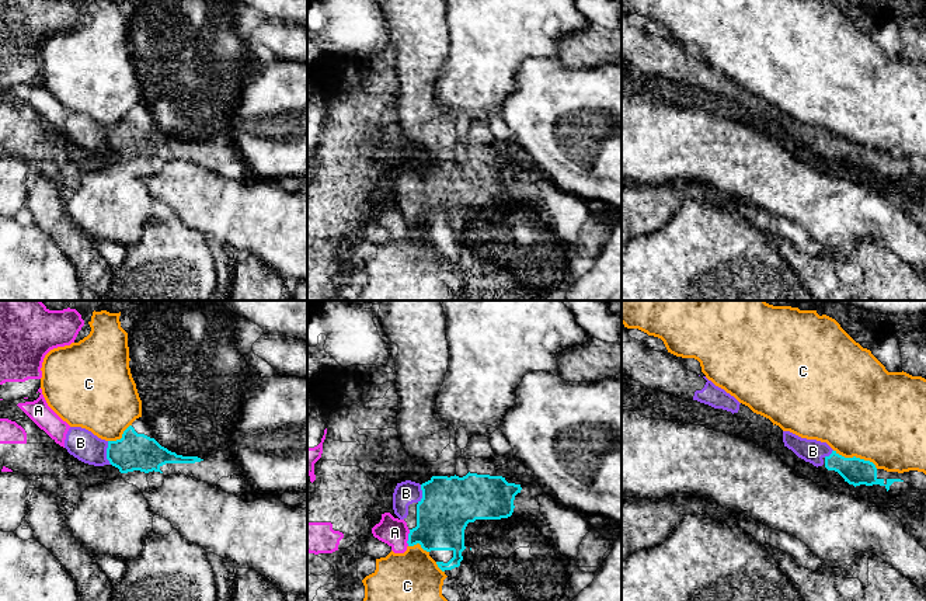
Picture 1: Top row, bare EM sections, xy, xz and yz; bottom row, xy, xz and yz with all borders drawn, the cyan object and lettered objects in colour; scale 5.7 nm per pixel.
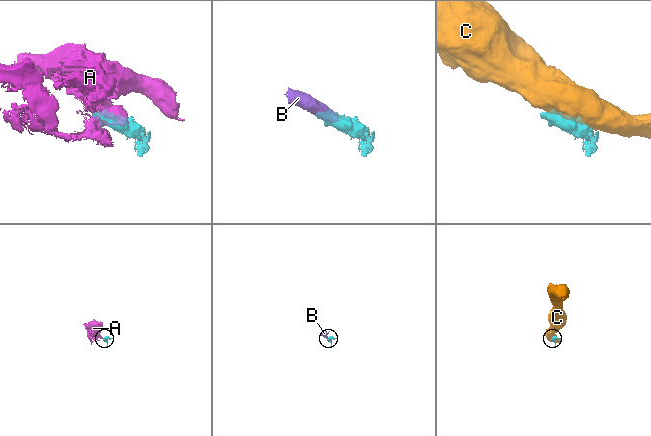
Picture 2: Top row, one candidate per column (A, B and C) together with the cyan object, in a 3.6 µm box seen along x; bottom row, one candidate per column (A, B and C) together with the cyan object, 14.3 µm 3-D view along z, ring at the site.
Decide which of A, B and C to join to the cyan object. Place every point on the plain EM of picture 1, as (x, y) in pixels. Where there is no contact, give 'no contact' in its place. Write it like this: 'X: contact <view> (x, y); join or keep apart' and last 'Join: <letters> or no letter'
A: contact xz (408, 223); keep apart
B: contact xy (107, 138); join
C: contact yz (855, 142); keep apart
Join: B

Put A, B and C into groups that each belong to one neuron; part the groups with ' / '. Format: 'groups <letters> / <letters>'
groups A / B / C

